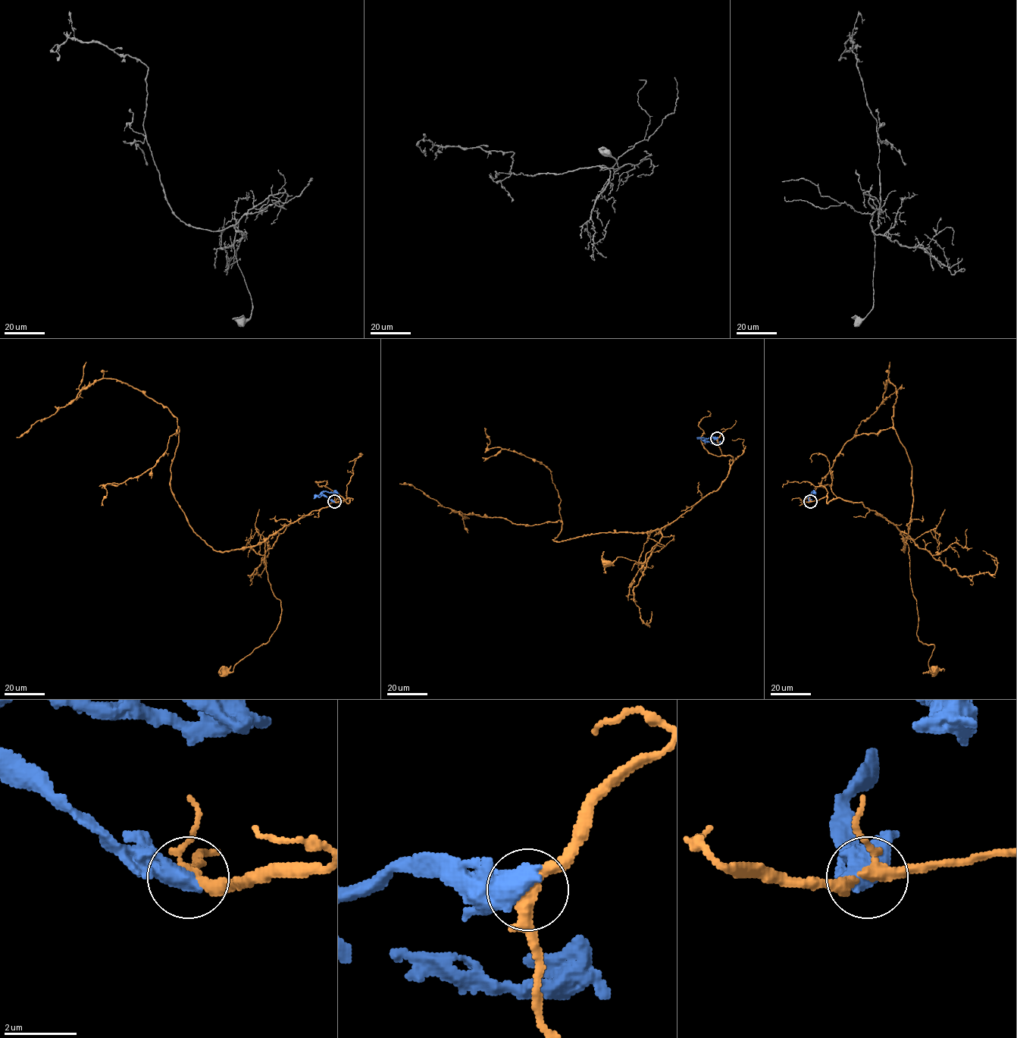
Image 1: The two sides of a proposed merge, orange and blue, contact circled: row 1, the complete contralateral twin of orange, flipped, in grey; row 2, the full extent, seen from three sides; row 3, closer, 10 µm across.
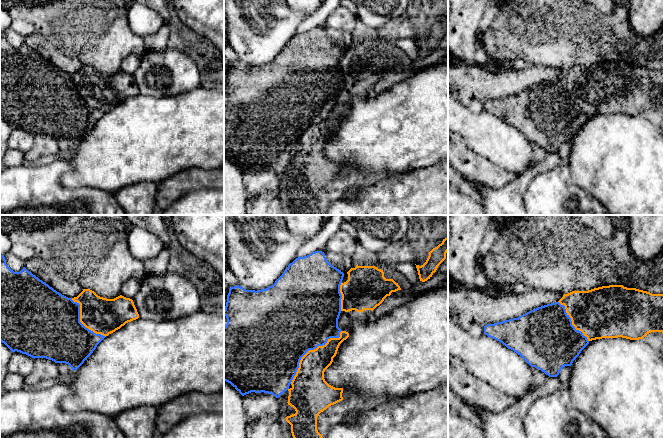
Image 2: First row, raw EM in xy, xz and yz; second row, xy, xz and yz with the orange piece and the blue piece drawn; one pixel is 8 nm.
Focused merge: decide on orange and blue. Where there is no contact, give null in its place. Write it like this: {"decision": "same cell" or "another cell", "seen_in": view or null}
{"decision": "another cell", "seen_in": "xz"}

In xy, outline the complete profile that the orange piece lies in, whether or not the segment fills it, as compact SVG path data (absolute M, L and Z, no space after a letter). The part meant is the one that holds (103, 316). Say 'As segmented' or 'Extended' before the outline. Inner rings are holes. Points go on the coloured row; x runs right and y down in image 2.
As segmented. M83 289L72 300L80 304L80 322L105 337L139 318L133 300L122 295L107 299L90 289Z

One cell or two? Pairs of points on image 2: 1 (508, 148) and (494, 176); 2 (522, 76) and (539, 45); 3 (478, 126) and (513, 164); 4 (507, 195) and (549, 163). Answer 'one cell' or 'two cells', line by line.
1: two cells
2: two cells
3: one cell
4: one cell

